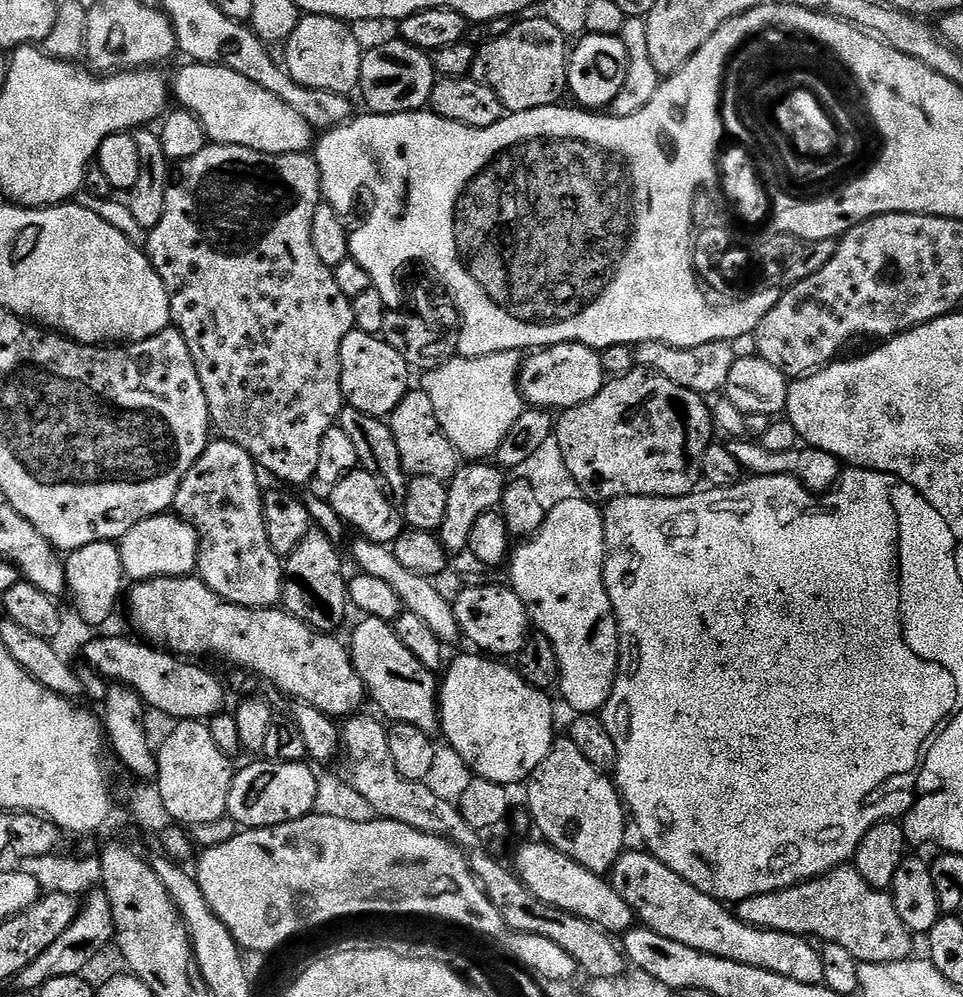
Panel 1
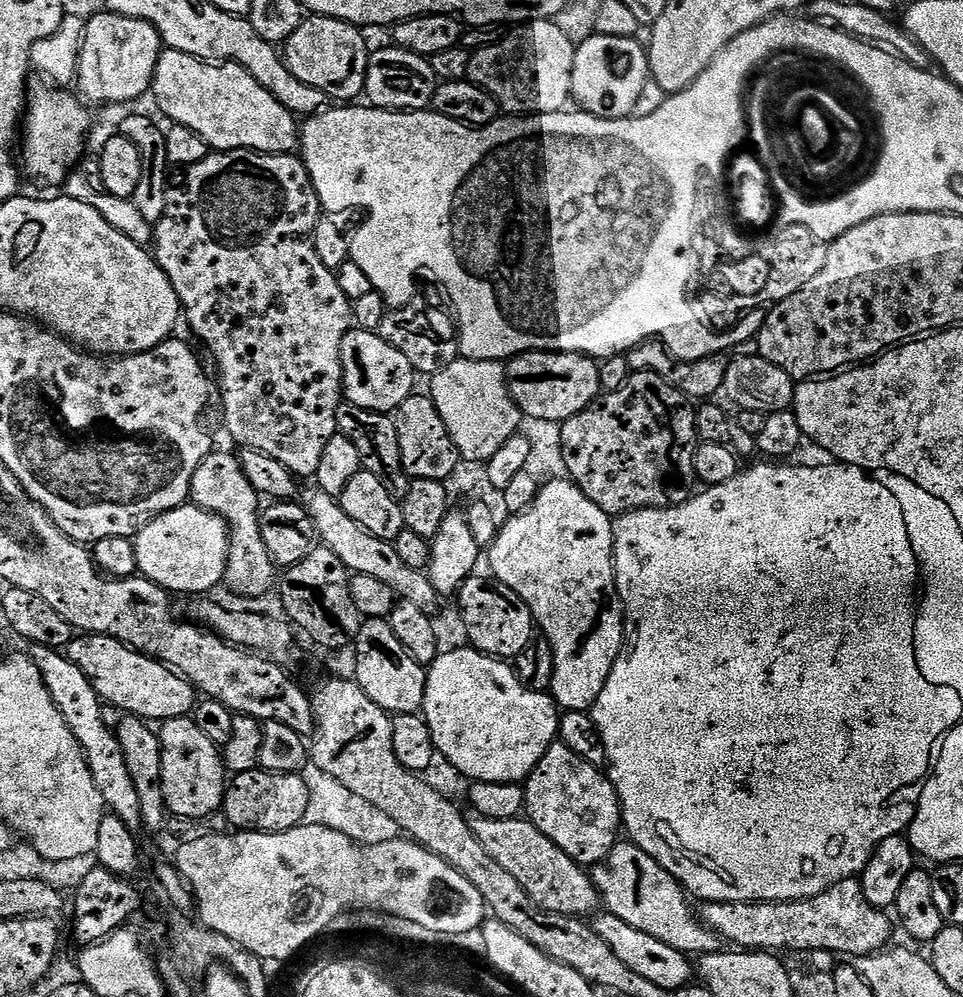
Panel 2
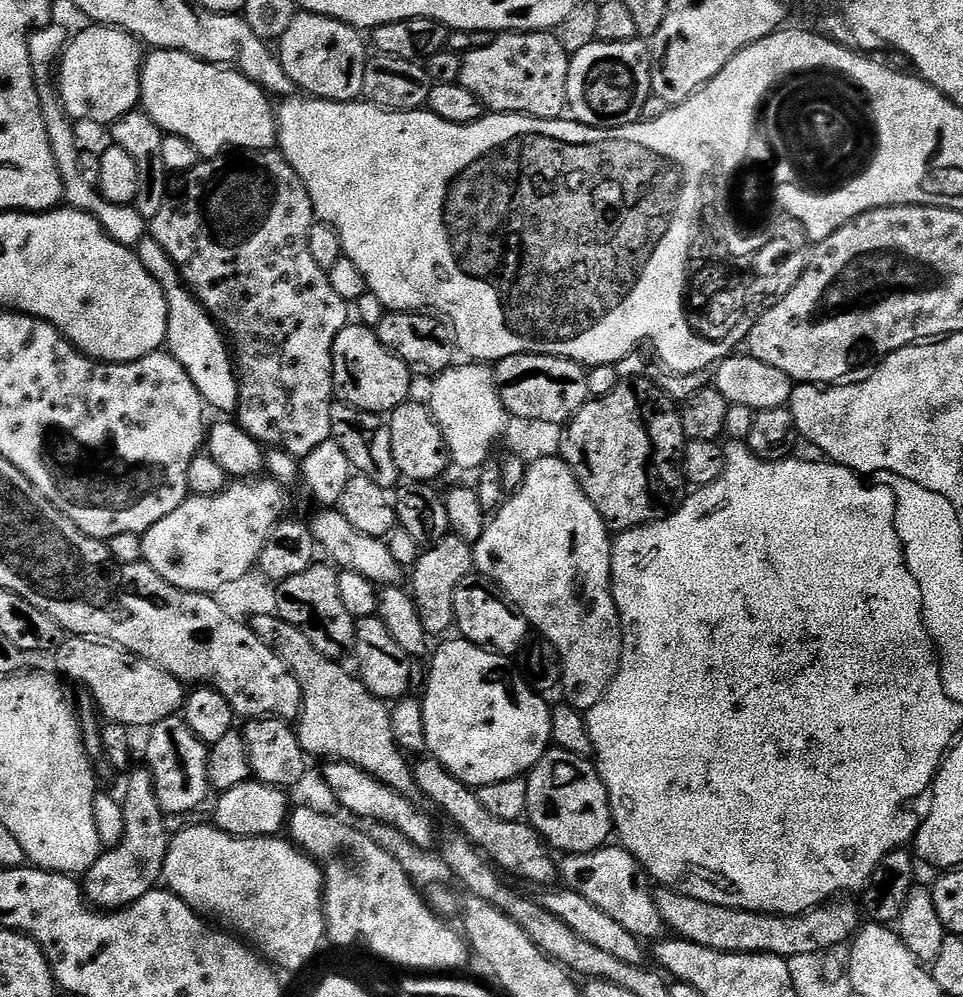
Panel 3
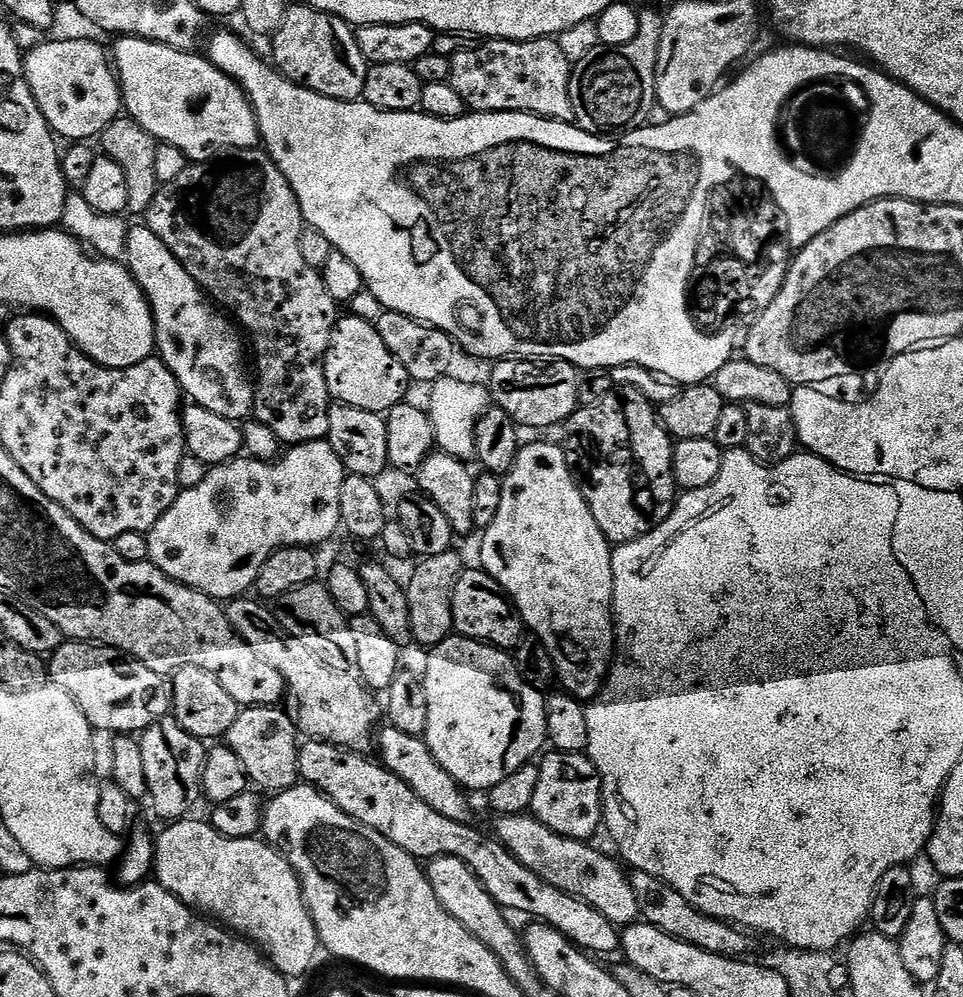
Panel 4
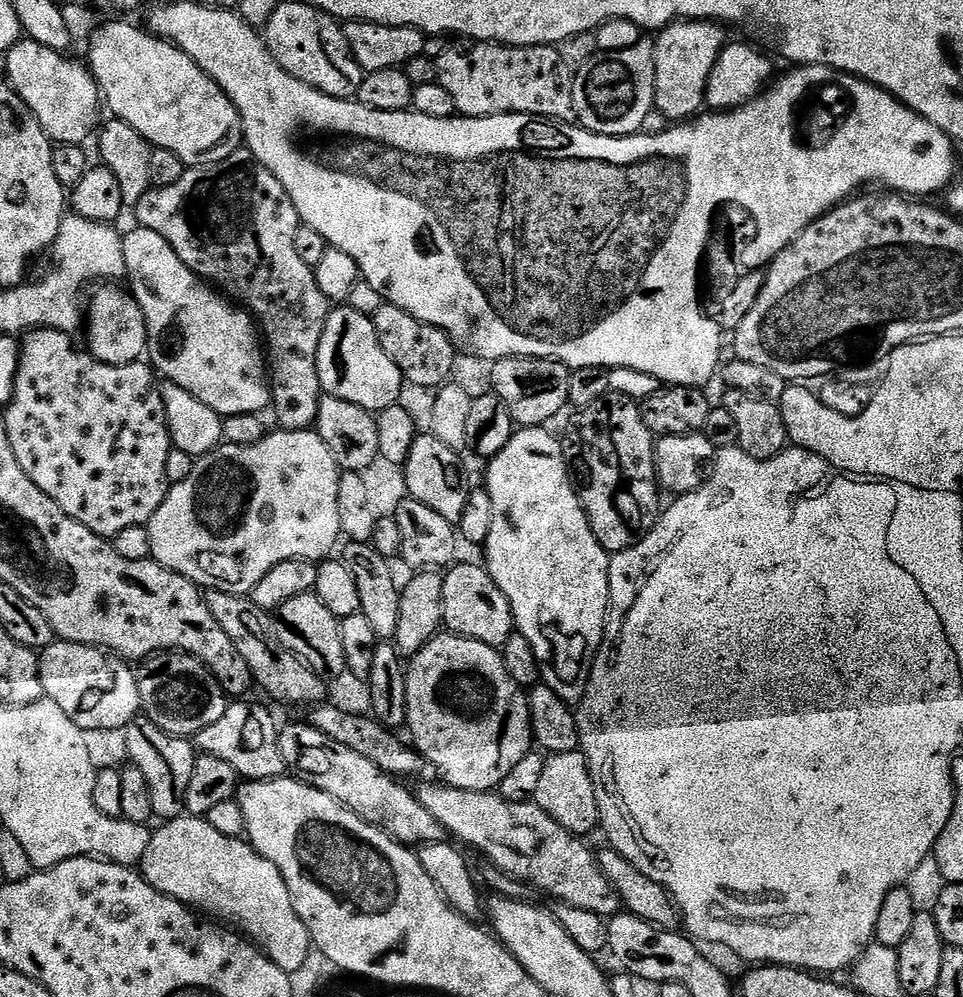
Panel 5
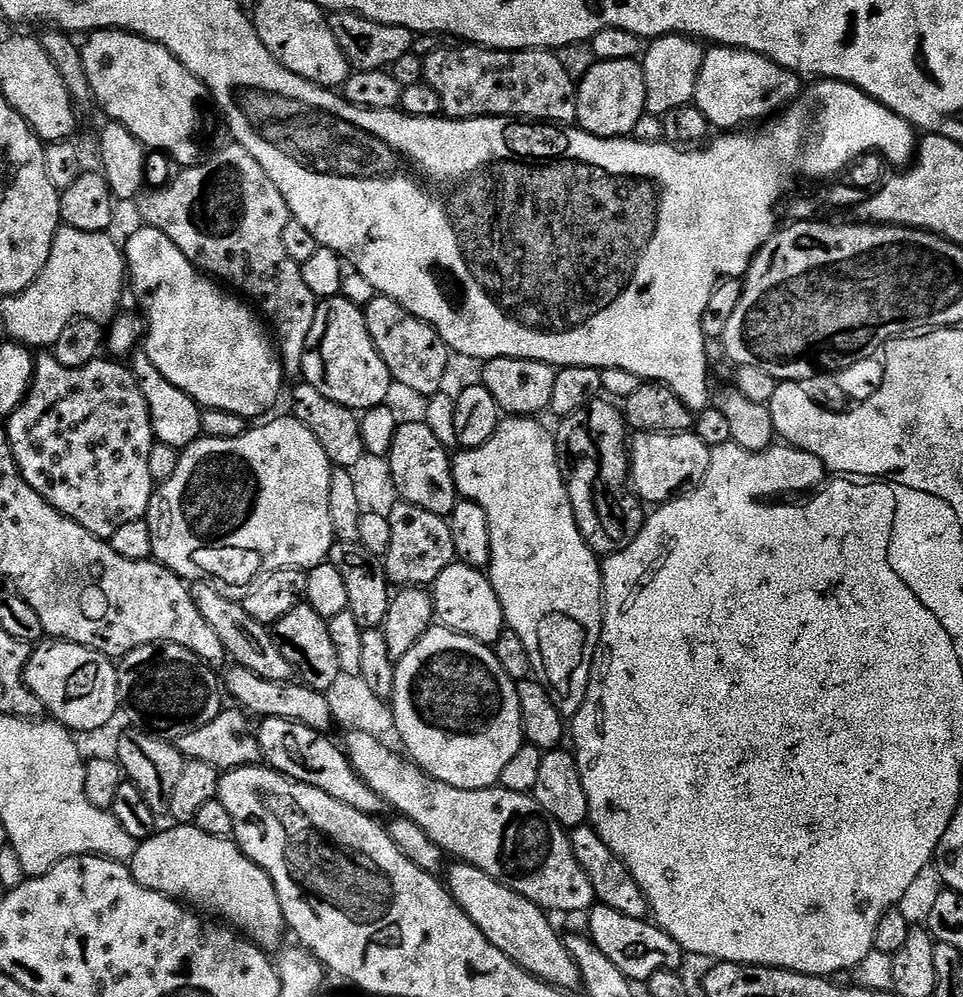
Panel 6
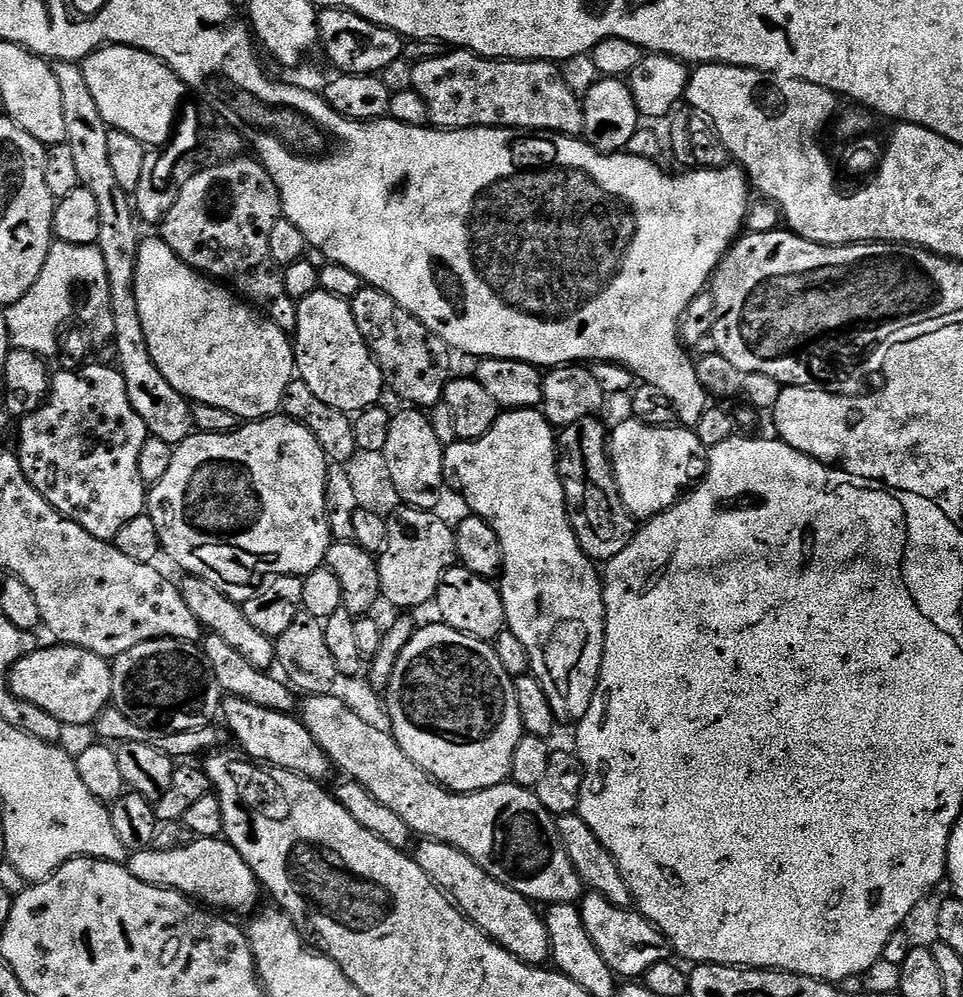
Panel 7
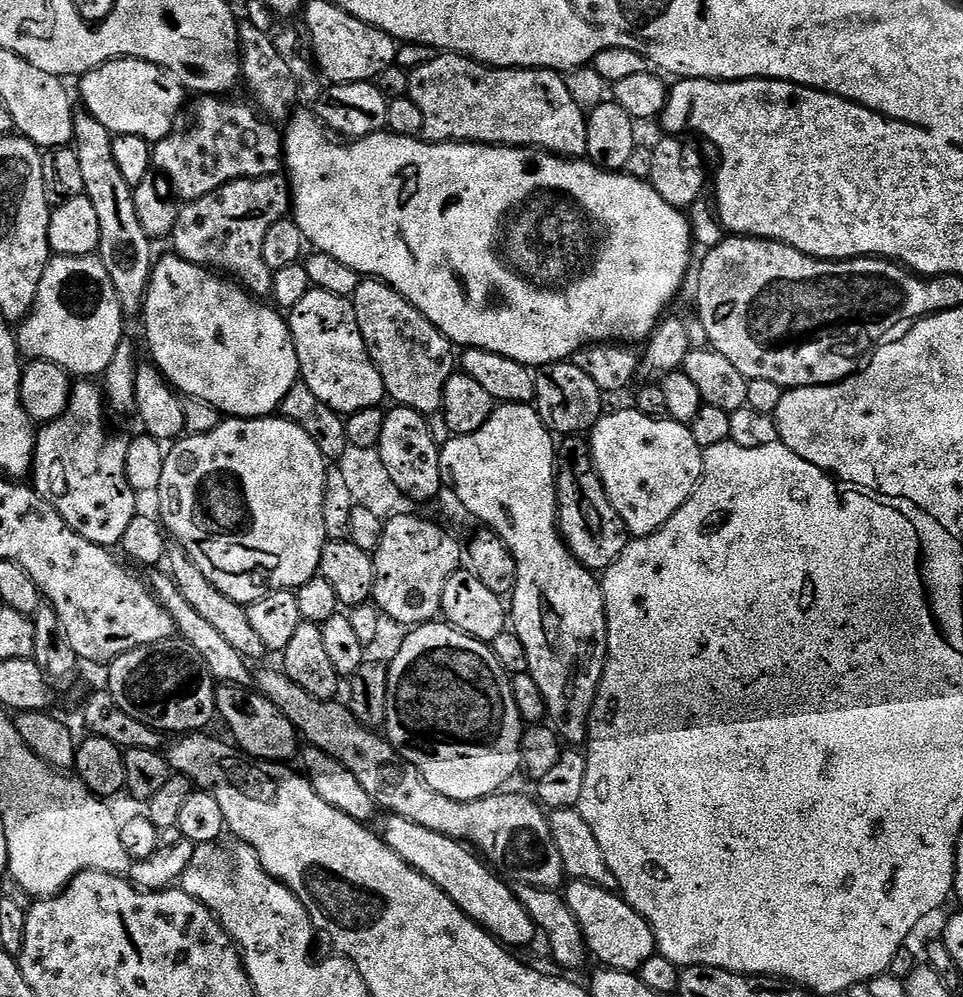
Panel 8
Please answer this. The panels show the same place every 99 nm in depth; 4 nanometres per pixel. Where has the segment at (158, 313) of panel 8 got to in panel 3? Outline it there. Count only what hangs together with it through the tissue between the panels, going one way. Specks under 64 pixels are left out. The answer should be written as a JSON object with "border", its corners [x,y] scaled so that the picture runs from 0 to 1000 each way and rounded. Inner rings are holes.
{"border":[[[151,239],[143,246],[143,256],[147,267],[157,275],[164,284],[170,286],[174,298],[174,340],[173,352],[193,371],[197,383],[210,395],[213,406],[217,410],[225,409],[228,415],[244,414],[247,407],[247,391],[249,384],[245,382],[245,367],[239,352],[238,342],[224,326],[224,322],[204,301],[202,297],[188,284],[187,274],[179,265],[168,247],[157,239]]]}

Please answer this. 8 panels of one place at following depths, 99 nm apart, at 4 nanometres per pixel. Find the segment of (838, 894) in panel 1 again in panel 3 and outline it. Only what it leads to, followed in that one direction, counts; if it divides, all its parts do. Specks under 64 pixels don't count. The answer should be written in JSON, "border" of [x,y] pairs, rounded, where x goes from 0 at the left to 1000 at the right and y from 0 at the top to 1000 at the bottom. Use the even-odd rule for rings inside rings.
{"border":[[[699,891],[680,892],[683,917],[687,917],[691,932],[698,931],[703,940],[737,953],[758,957],[800,957],[819,961],[822,958],[856,957],[859,951],[880,948],[891,934],[889,915],[881,907],[860,905],[832,919],[798,919],[794,915],[776,915],[754,909],[741,909],[741,905],[729,905]]]}

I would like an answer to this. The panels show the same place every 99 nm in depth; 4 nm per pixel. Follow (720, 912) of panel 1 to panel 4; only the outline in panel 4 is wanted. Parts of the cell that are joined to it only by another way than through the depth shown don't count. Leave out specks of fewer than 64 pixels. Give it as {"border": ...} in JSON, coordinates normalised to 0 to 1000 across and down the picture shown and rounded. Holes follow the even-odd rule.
{"border":[[[551,816],[521,818],[514,824],[515,842],[525,853],[530,853],[532,860],[542,865],[542,869],[555,873],[559,881],[617,909],[617,913],[621,913],[621,917],[629,917],[636,927],[651,929],[661,926],[665,919],[663,901],[658,901],[658,893],[652,884],[653,876],[639,862],[636,864],[633,860],[626,859],[621,852],[614,851],[614,846],[580,839]]]}

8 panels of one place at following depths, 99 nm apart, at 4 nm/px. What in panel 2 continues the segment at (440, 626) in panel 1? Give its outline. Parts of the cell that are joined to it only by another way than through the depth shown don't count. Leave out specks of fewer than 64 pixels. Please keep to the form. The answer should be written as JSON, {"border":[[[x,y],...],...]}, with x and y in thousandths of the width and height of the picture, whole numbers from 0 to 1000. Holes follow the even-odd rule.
{"border":[[[317,488],[314,505],[326,524],[331,545],[347,552],[347,556],[351,556],[351,560],[355,560],[355,564],[361,569],[362,575],[393,580],[393,584],[401,584],[401,588],[405,588],[414,601],[430,604],[430,608],[438,608],[438,612],[445,616],[452,615],[455,599],[443,573],[426,572],[426,568],[417,564],[408,543],[388,540],[383,534],[378,534],[376,528],[372,528],[372,524],[368,524],[368,520],[363,520],[363,516],[353,510],[350,498],[339,495],[334,488]]]}

